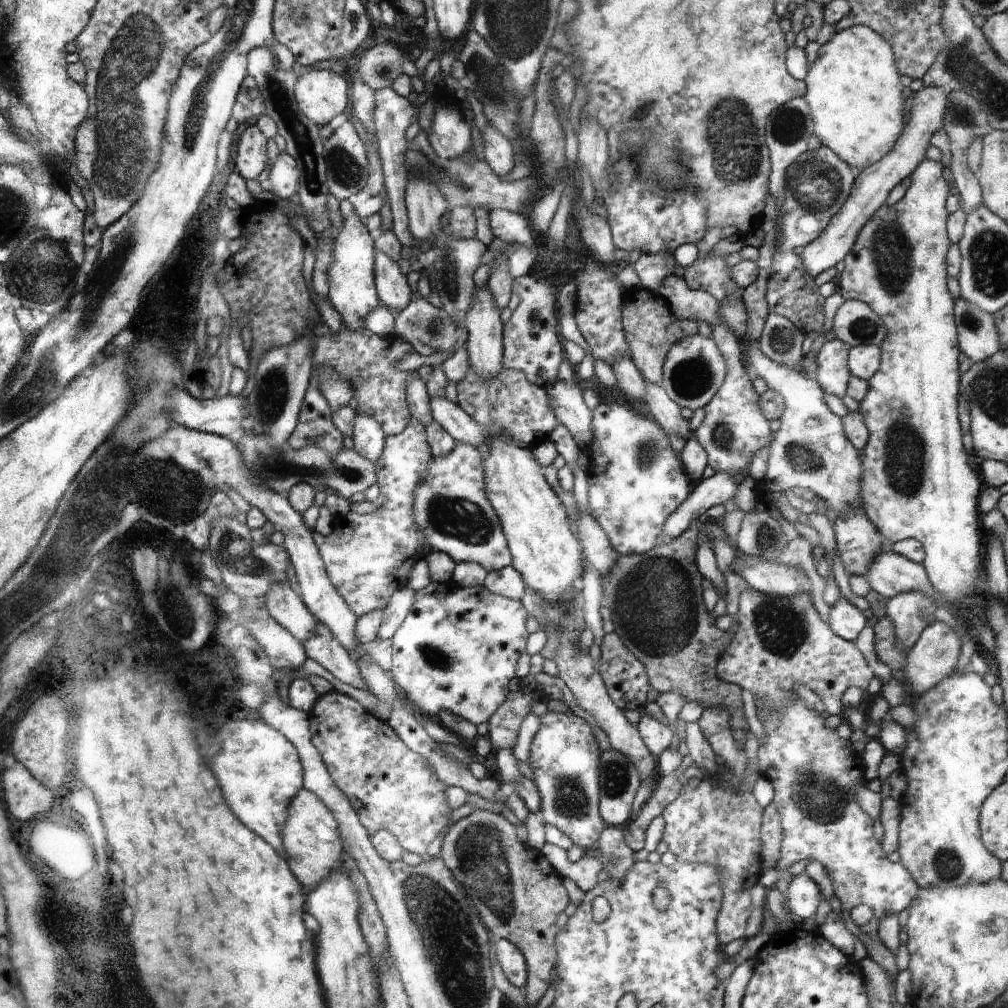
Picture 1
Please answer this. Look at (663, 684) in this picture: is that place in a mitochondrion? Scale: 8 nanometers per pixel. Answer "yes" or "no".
no

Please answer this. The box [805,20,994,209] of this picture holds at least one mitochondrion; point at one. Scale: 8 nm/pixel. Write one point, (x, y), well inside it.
(964, 113)

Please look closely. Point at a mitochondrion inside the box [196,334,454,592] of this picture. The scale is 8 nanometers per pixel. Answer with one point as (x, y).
(272, 393)

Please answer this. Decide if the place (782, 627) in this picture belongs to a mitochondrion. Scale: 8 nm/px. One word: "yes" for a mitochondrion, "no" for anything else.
yes

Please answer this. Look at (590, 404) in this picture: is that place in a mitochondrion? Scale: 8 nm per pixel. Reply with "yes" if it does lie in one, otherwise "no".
no

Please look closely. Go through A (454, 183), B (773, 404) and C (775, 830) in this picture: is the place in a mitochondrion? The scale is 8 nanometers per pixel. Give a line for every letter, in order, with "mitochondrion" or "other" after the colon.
A: mitochondrion
B: other
C: other

